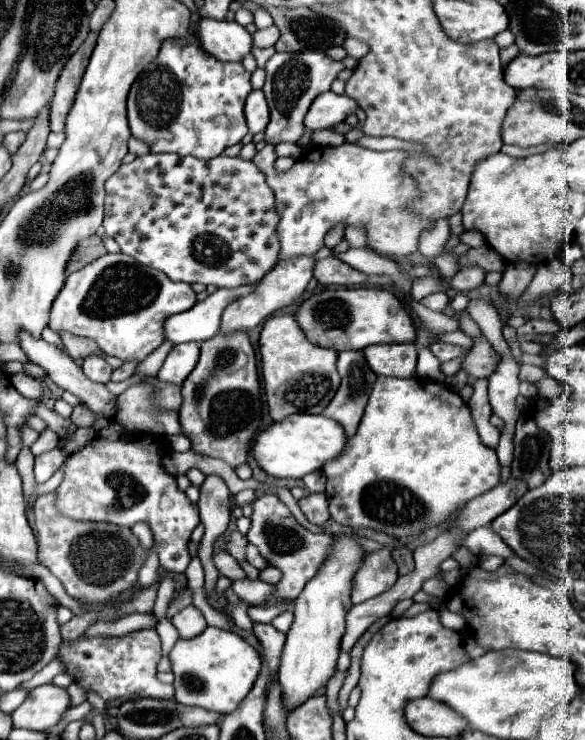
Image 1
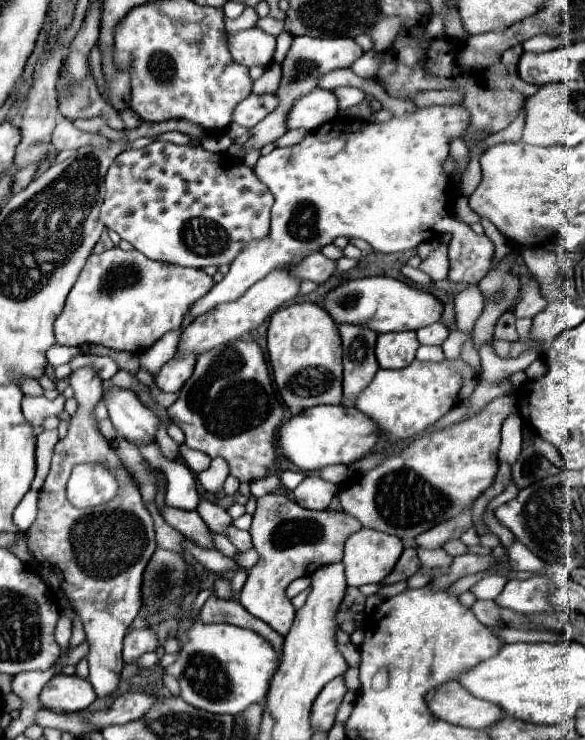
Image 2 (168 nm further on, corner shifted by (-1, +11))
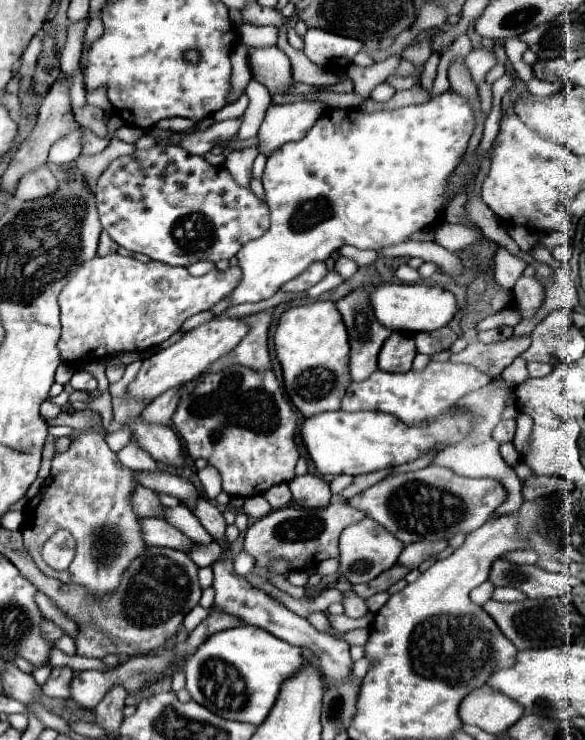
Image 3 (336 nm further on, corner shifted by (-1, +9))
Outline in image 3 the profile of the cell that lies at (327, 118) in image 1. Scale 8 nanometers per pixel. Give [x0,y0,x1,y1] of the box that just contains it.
[257,100,327,156]

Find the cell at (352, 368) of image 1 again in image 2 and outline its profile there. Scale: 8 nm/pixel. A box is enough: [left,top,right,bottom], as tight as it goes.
[339,324,379,406]

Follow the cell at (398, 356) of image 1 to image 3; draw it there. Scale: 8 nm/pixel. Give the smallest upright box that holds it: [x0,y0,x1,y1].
[379,332,417,372]

